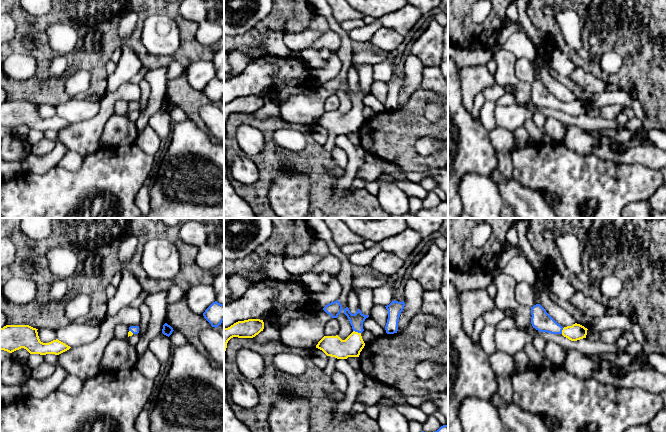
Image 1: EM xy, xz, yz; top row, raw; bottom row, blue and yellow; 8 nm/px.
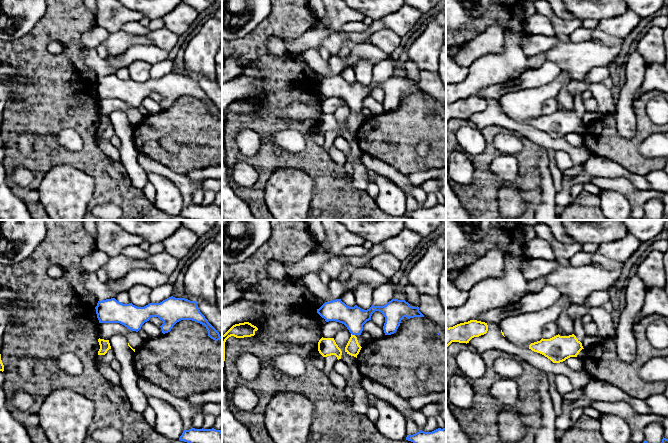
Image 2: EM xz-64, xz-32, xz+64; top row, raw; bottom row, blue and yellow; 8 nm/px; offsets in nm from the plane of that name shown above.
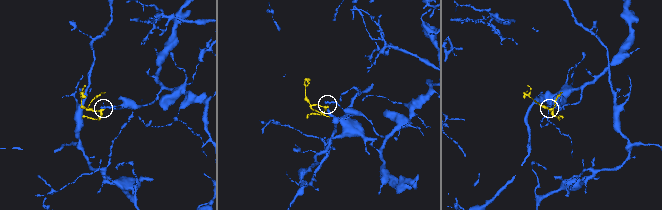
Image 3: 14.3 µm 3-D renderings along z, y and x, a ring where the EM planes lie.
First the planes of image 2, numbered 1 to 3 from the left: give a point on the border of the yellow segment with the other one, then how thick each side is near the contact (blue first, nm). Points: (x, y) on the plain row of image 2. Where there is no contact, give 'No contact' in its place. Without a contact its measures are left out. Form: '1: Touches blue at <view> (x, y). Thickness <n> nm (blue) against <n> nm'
1: No contact
2: Touches blue at xz-32 (353, 110). Thickness 180 nm (blue) against 120 nm
3: No contact

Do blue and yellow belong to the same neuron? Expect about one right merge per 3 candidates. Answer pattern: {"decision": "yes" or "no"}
{"decision": "yes"}

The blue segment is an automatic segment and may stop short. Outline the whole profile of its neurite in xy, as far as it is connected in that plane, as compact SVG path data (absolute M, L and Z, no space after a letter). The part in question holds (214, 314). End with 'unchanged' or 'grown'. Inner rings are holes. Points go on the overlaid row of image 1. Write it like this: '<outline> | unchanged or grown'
M217 301L213 302L205 310L203 316L212 327L217 328L224 320L224 304L220 304Z | unchanged

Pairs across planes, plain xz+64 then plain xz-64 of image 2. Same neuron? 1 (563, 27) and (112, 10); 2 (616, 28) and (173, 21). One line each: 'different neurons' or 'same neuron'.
1: different neurons
2: same neuron

